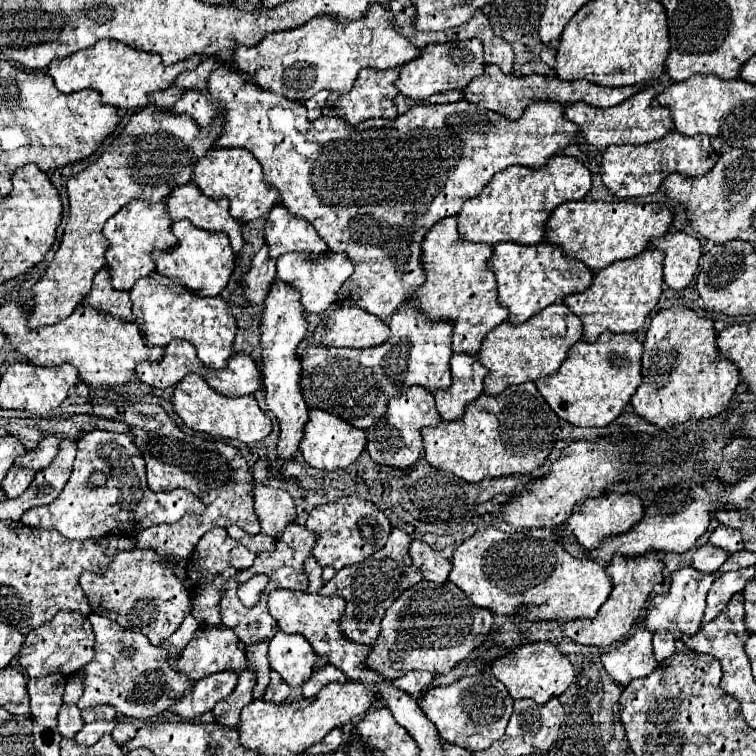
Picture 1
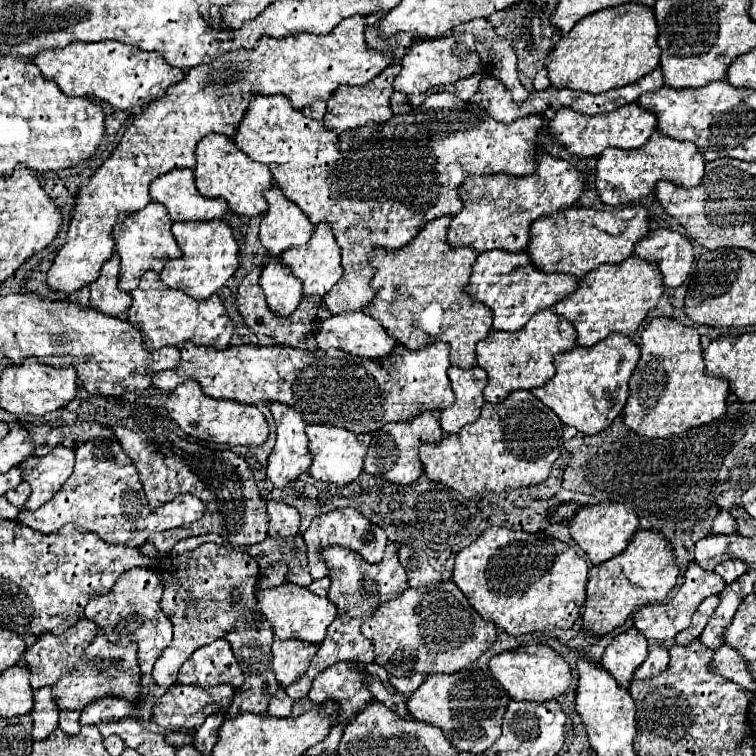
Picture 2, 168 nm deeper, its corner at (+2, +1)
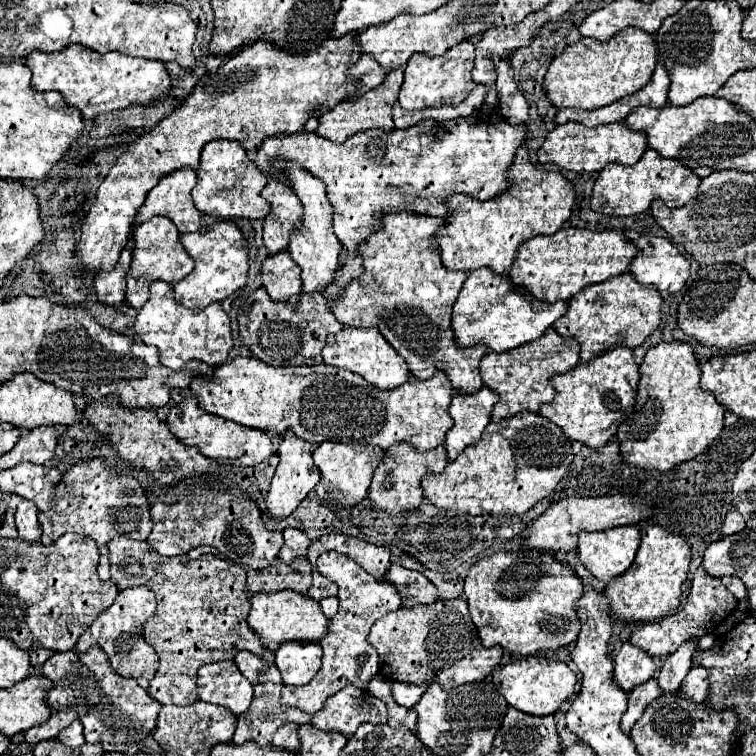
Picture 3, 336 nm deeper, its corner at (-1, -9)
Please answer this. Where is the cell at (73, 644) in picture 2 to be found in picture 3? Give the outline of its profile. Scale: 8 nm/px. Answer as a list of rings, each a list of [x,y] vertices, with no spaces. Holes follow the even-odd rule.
[[[97,646],[91,650],[77,654],[77,650],[67,650],[67,652],[57,652],[53,654],[45,664],[43,664],[43,676],[53,680],[53,688],[47,692],[47,702],[53,710],[67,710],[73,706],[77,710],[81,724],[83,724],[84,736],[89,744],[97,742],[107,742],[107,744],[127,744],[127,742],[143,742],[153,730],[157,728],[157,718],[161,704],[147,694],[135,680],[131,678],[121,678],[113,670],[109,670],[109,662],[105,658],[105,652]]]

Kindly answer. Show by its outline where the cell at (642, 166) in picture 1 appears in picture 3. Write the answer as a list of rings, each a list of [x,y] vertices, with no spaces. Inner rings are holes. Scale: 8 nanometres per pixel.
[[[647,148],[641,160],[633,166],[627,168],[619,164],[607,164],[599,172],[591,194],[591,210],[607,216],[635,216],[645,212],[657,198],[663,200],[669,208],[679,208],[695,198],[699,182],[701,178],[677,160],[665,160],[655,150]]]

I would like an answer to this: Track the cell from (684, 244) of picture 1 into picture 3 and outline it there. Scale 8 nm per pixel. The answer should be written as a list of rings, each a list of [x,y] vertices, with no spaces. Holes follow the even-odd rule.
[[[639,236],[633,240],[637,256],[629,264],[639,284],[655,284],[659,292],[679,292],[689,278],[689,260],[659,236]]]

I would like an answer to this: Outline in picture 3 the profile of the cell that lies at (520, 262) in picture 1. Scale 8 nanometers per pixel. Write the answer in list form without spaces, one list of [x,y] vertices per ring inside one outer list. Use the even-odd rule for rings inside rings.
[[[489,268],[471,270],[453,306],[453,332],[461,348],[485,344],[493,352],[507,352],[519,344],[537,340],[567,310],[567,302],[539,302],[523,290],[511,288],[507,276],[497,276]]]

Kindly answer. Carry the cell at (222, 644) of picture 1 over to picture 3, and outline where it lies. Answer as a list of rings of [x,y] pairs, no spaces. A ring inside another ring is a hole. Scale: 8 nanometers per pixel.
[[[213,662],[199,668],[199,700],[229,708],[235,716],[245,714],[253,700],[253,686],[239,674],[235,662]]]

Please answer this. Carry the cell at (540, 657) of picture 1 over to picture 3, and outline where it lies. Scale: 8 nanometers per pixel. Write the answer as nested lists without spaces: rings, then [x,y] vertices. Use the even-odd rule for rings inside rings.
[[[529,656],[497,668],[493,672],[493,682],[497,690],[501,690],[507,704],[511,704],[513,708],[533,716],[547,716],[555,714],[559,706],[573,694],[577,676],[565,662],[551,662],[541,656]]]

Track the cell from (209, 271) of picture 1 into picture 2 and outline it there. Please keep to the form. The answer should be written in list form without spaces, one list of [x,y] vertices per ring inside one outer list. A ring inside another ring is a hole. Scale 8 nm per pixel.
[[[210,220],[210,222],[176,222],[172,224],[172,234],[182,250],[182,258],[170,258],[160,272],[160,278],[166,286],[188,292],[188,296],[202,300],[212,296],[224,286],[224,282],[238,268],[238,244],[232,236],[228,222]]]

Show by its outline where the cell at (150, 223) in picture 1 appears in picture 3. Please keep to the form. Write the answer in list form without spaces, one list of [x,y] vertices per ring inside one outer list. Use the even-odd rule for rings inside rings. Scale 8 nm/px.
[[[153,216],[149,222],[139,224],[133,230],[135,248],[133,248],[133,262],[131,270],[127,272],[127,302],[133,308],[141,308],[149,300],[149,286],[155,280],[177,282],[183,280],[195,266],[193,258],[185,252],[183,244],[179,242],[177,226],[165,216]]]

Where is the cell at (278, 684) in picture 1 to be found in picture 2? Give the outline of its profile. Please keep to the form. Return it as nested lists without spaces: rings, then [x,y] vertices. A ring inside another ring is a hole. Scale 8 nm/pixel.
[[[278,686],[278,692],[274,692],[274,696],[270,698],[270,704],[268,704],[268,714],[270,716],[290,716],[290,710],[292,710],[292,704],[294,700],[290,696],[286,696],[286,690],[282,686]]]

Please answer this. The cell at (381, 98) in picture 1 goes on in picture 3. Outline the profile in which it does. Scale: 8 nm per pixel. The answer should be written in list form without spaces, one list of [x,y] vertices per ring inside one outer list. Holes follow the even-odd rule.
[[[395,68],[395,70],[391,70],[385,76],[385,80],[377,88],[369,90],[359,100],[355,100],[355,102],[349,102],[349,100],[339,102],[335,108],[331,108],[331,110],[327,110],[325,114],[319,116],[317,134],[321,138],[331,140],[331,142],[345,142],[349,136],[353,136],[357,132],[363,132],[363,130],[369,130],[369,128],[381,128],[385,132],[391,132],[393,130],[391,108],[397,102],[397,94],[399,94],[401,82],[403,82],[403,70],[401,68]]]

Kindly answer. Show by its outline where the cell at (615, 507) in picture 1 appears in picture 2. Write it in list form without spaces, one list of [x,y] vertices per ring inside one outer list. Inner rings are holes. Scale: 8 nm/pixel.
[[[600,502],[594,506],[584,506],[574,514],[574,518],[570,520],[570,536],[588,554],[590,562],[598,566],[626,548],[626,544],[638,528],[636,520],[638,514],[634,510],[628,510],[622,502]]]

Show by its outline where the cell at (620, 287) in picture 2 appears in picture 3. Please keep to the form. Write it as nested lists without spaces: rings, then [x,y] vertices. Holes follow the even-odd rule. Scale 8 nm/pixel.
[[[625,272],[601,284],[587,286],[573,296],[569,300],[567,314],[563,314],[553,328],[565,338],[573,336],[581,346],[581,360],[589,362],[591,358],[613,350],[615,346],[627,346],[631,350],[641,346],[661,322],[661,302],[661,294],[655,286],[639,284],[633,274]]]

